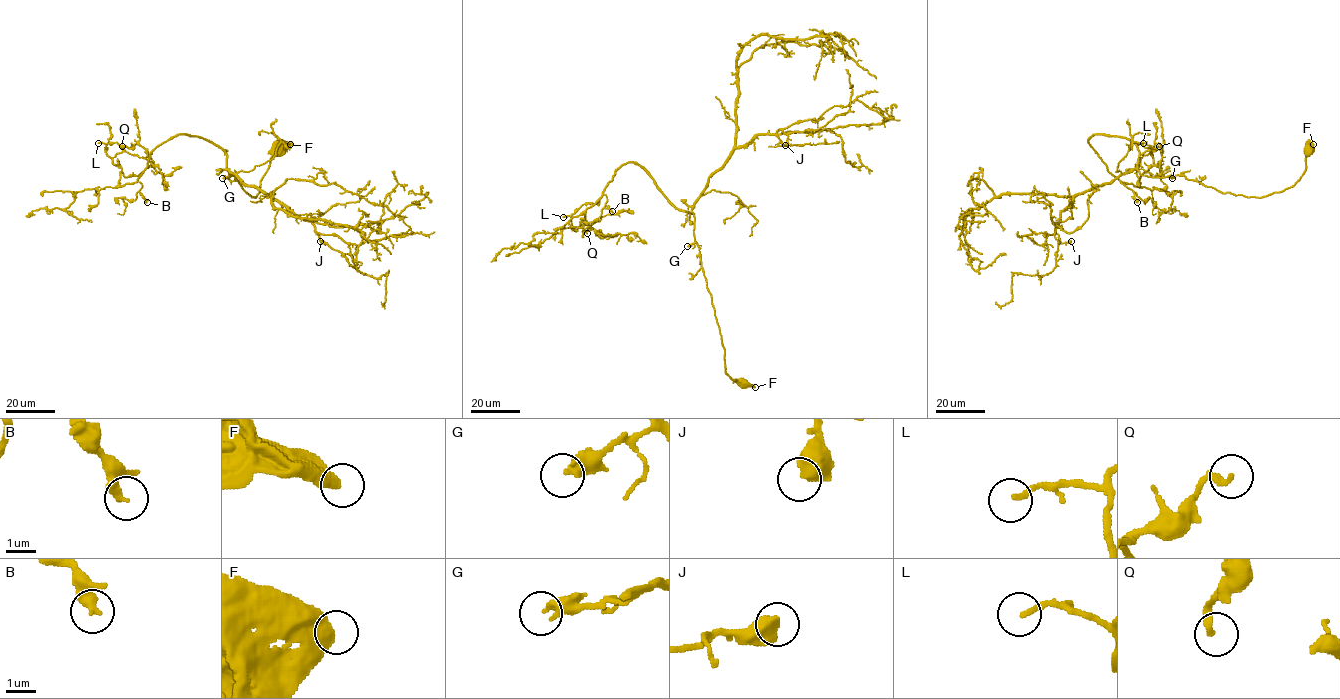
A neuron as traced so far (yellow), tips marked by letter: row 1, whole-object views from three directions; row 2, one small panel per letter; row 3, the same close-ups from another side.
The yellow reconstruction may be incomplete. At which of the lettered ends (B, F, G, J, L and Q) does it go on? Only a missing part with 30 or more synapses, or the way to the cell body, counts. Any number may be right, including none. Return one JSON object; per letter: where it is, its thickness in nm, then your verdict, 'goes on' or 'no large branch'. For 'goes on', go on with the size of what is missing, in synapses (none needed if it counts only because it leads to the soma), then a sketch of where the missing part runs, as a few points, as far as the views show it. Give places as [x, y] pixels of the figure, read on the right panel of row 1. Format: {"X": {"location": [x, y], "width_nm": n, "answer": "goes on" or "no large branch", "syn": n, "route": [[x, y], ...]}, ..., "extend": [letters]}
{"B": {"location": [1137, 202], "width_nm": 280, "answer": "no large branch"}, "F": {"location": [1313, 144], "width_nm": 550, "answer": "no large branch"}, "G": {"location": [1172, 178], "width_nm": 440, "answer": "no large branch"}, "J": {"location": [1071, 241], "width_nm": 600, "answer": "no large branch"}, "L": {"location": [1143, 143], "width_nm": 170, "answer": "no large branch"}, "Q": {"location": [1159, 146], "width_nm": 240, "answer": "no large branch"}, "extend": []}

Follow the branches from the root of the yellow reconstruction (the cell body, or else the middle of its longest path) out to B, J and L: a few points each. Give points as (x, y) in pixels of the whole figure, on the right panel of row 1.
B: (1309, 148), (1292, 186), (1246, 197), (1183, 175), (1141, 175), (1133, 141), (1093, 134), (1090, 145), (1137, 202)
J: (1309, 148), (1302, 177), (1260, 197), (1183, 175), (1124, 172), (1060, 213), (1055, 231), (1071, 241)
L: (1309, 148), (1292, 186), (1256, 197), (1141, 175), (1133, 141), (1088, 139), (1135, 186), (1153, 165), (1143, 143)

